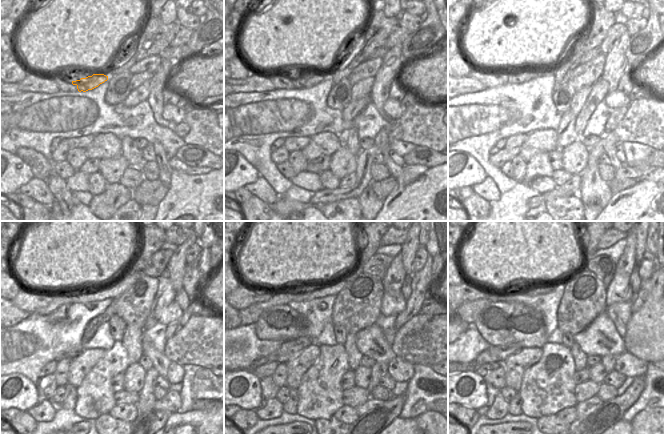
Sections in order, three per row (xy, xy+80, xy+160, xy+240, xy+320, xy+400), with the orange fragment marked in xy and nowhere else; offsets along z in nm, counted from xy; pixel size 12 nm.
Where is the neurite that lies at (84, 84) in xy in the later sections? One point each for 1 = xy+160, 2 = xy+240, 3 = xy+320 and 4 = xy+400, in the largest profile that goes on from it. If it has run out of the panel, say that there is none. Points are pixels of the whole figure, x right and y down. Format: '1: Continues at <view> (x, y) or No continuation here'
1: Continues at xy+160 (521, 77)
2: Continues at xy+240 (58, 299)
3: Continues at xy+320 (249, 315)
4: Continues at xy+400 (468, 311).

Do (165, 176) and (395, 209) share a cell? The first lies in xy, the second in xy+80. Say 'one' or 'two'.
two

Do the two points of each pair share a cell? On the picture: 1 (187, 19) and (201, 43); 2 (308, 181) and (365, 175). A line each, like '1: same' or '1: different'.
1: different
2: different

